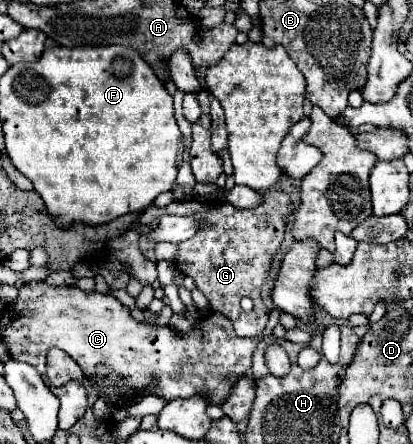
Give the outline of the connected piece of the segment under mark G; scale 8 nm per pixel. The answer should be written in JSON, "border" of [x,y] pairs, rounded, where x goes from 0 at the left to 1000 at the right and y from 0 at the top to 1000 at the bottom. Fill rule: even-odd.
{"border":[[[649,430],[639,453],[615,471],[571,471],[557,457],[489,457],[479,448],[421,453],[397,471],[368,462],[344,480],[339,502],[363,507],[397,480],[479,493],[489,507],[479,511],[475,529],[431,552],[431,570],[421,579],[426,606],[475,633],[475,646],[508,678],[508,696],[552,714],[581,759],[625,759],[634,755],[654,705],[654,696],[634,682],[634,642],[649,628],[659,579],[688,543],[707,475],[707,453],[692,435]],[[586,669],[605,669],[615,678],[610,700],[596,705],[581,691]]]}

